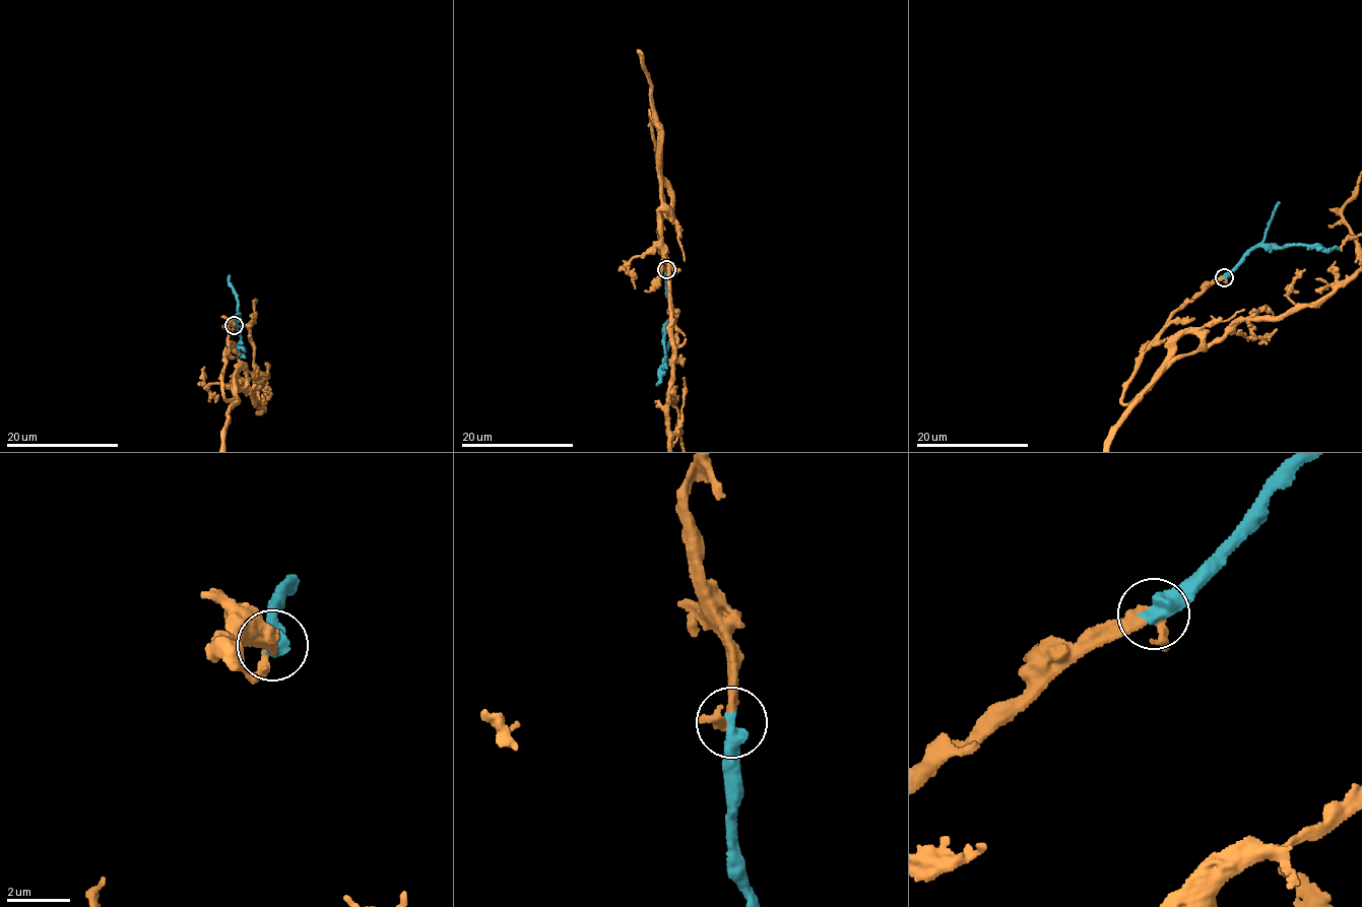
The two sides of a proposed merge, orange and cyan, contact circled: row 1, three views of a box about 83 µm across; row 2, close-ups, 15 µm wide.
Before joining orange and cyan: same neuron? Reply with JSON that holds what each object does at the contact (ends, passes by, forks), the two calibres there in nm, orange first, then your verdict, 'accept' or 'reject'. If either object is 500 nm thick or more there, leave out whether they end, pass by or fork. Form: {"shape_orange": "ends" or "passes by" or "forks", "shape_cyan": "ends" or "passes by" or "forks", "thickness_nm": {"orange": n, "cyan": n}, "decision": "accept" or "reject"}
{"thickness_nm": {"orange": 320, "cyan": 550}, "decision": "accept"}

